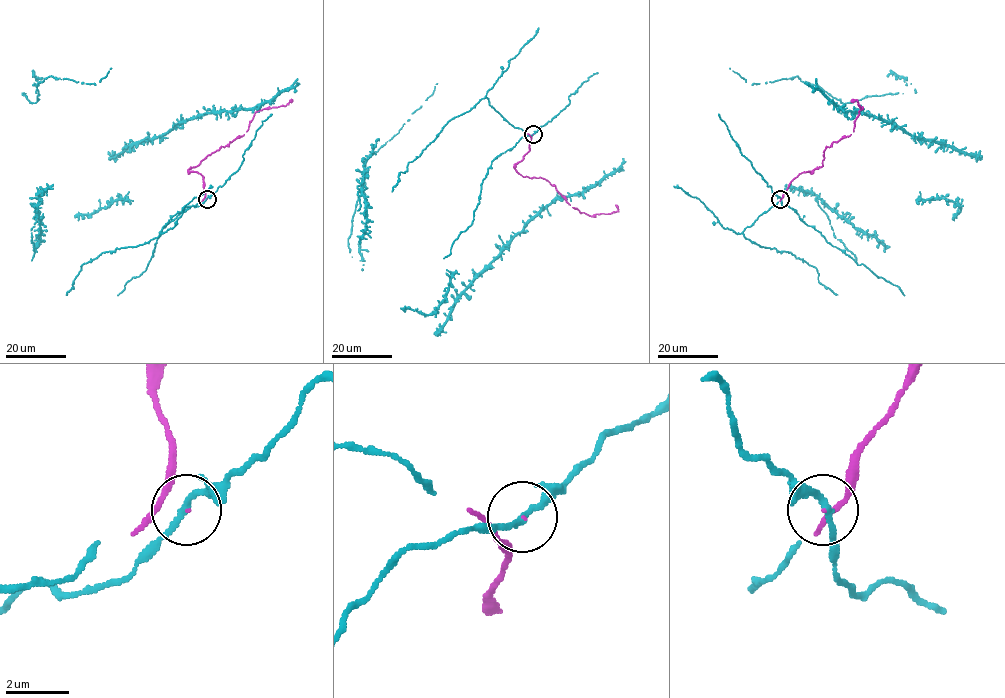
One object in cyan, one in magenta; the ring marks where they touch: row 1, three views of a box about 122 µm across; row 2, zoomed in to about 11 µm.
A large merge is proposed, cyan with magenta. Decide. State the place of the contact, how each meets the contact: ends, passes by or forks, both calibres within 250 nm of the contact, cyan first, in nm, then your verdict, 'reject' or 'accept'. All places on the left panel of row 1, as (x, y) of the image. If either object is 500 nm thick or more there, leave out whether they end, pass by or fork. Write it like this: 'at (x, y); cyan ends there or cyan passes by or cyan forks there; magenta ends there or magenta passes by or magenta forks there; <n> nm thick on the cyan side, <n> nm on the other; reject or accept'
at (207, 199); cyan passes by; magenta passes by; 180 nm thick on the cyan side, 30 nm on the other; accept

